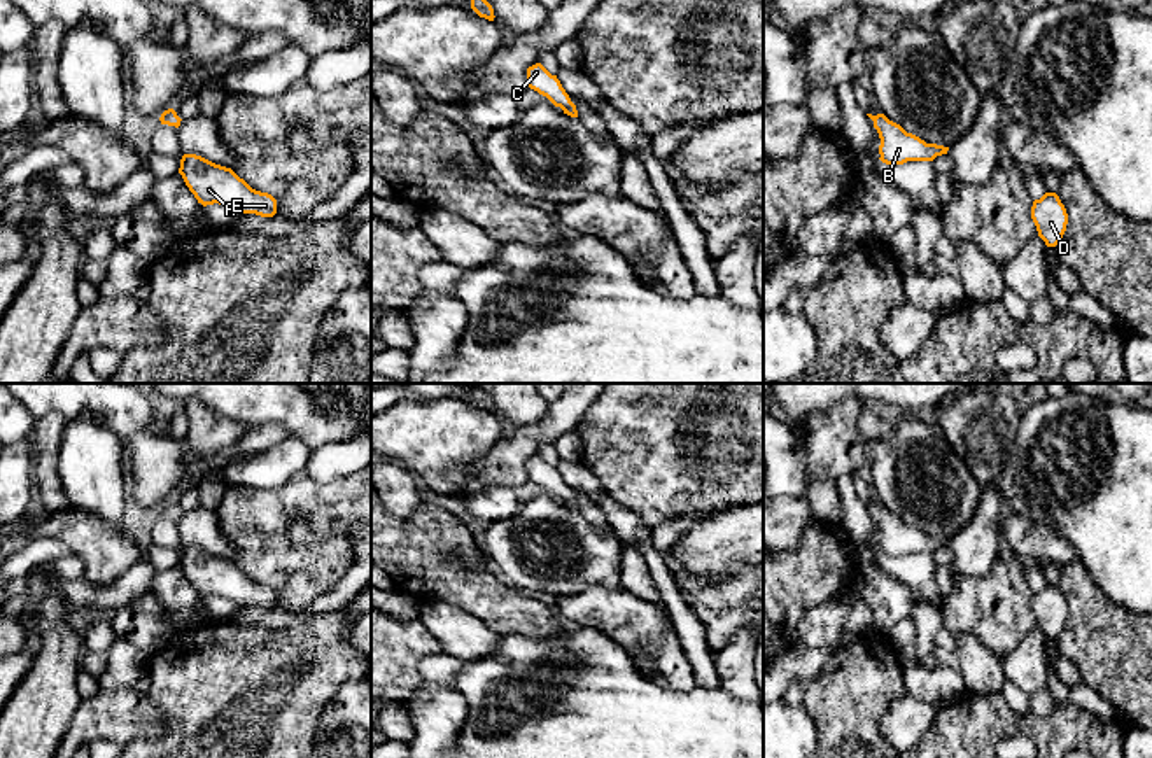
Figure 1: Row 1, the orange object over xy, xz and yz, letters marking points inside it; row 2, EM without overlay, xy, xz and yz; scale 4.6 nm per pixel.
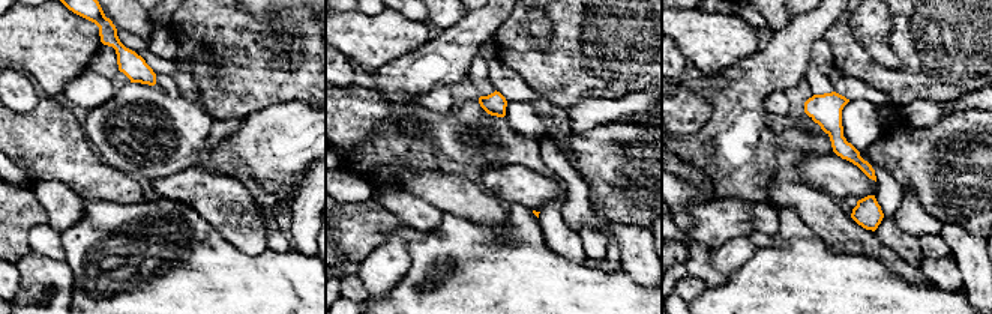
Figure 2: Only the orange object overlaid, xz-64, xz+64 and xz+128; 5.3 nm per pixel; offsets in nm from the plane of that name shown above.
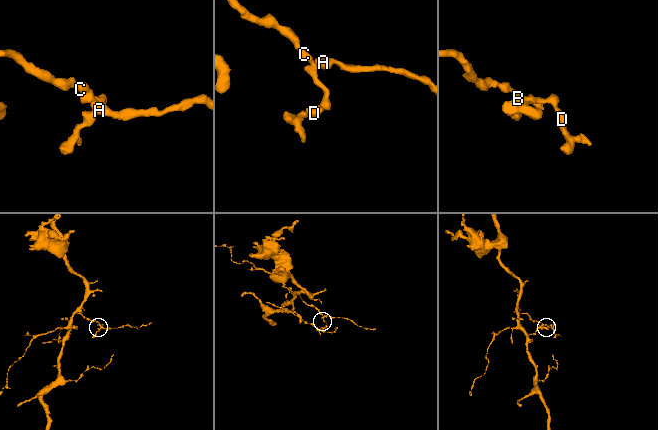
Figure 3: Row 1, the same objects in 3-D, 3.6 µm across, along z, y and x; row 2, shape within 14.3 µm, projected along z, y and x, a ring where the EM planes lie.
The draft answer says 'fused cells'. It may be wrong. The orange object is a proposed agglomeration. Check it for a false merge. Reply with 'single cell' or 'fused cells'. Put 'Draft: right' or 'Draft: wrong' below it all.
single cell
Draft: wrong

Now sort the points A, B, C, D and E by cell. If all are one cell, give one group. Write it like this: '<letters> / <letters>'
A B C D E

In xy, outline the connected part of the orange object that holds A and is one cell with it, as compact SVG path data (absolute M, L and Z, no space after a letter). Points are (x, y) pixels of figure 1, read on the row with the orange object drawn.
M184 154L179 173L203 207L219 203L242 214L261 217L277 214L277 200L271 194L252 189L231 168L215 165L201 156Z

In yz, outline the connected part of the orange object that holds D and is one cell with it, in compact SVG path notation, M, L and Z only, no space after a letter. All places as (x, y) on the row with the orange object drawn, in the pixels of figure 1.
M1045 193L1040 200L1033 201L1031 219L1047 247L1056 247L1063 240L1068 214L1056 193Z

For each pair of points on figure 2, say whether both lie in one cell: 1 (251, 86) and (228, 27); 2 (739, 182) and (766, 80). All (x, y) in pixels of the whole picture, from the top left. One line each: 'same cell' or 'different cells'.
1: same cell
2: same cell

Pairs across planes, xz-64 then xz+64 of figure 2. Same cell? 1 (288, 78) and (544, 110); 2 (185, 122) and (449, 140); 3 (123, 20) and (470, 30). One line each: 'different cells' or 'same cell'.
1: different cells
2: same cell
3: different cells

